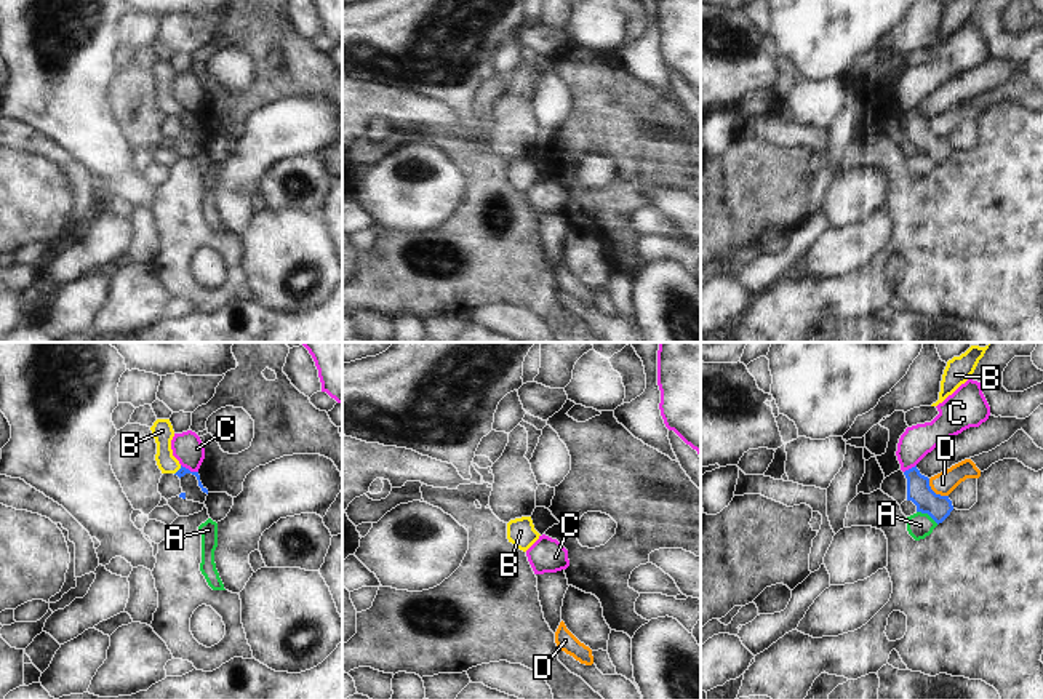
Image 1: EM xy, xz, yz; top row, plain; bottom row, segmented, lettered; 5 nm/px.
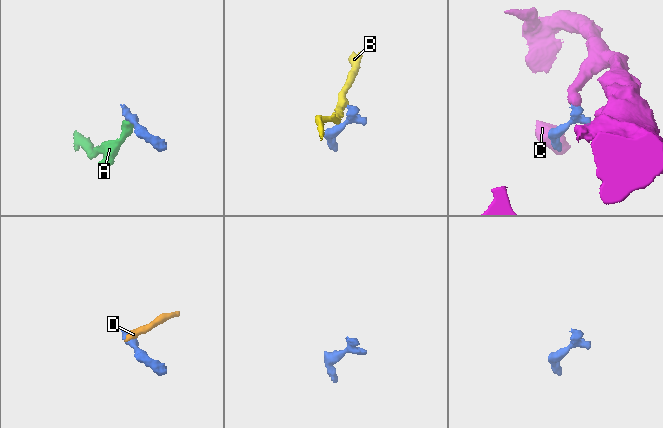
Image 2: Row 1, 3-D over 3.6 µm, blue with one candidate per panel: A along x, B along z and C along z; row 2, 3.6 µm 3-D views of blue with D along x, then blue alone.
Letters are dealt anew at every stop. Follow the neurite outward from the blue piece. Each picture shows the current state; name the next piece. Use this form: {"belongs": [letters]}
{"belongs": ["B"]}

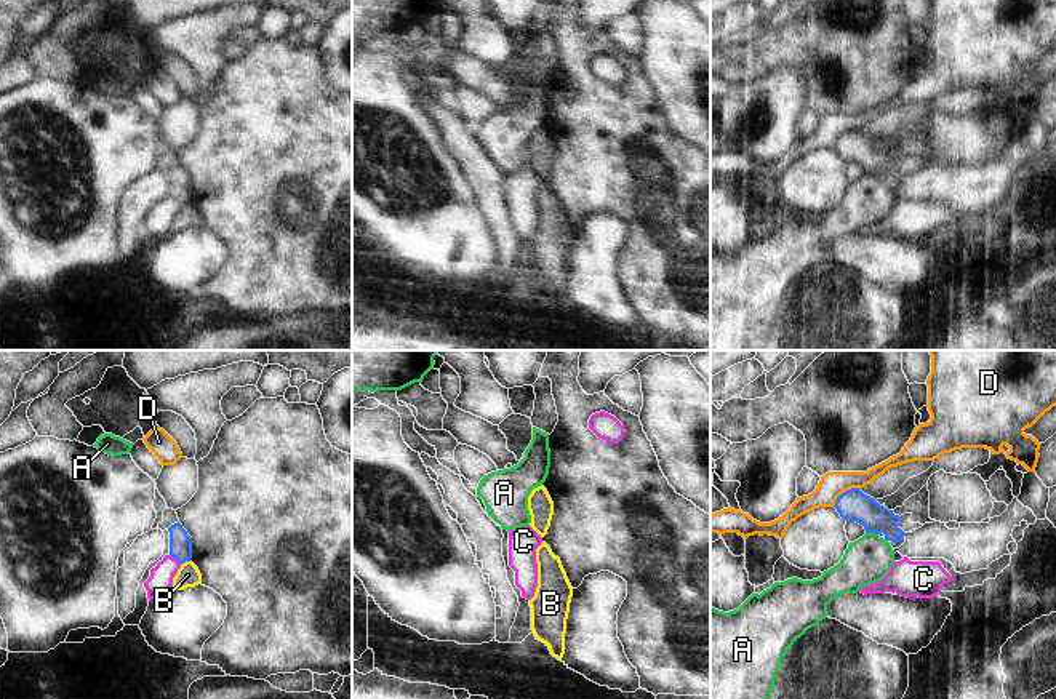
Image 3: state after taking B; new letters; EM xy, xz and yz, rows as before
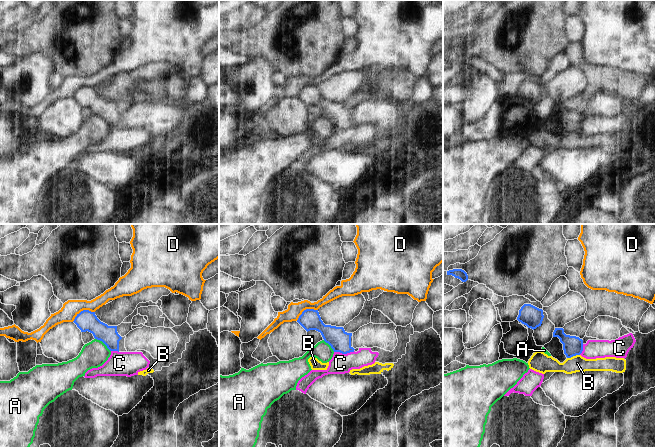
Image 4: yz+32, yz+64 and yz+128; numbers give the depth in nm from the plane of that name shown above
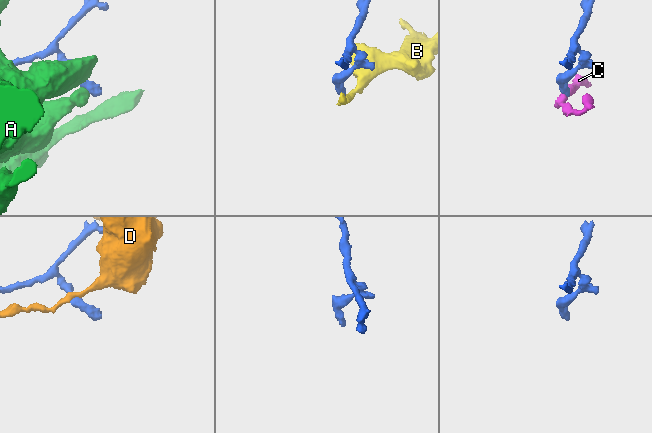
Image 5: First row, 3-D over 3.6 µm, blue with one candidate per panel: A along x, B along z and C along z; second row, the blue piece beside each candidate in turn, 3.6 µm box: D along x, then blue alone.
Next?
{"belongs": []}

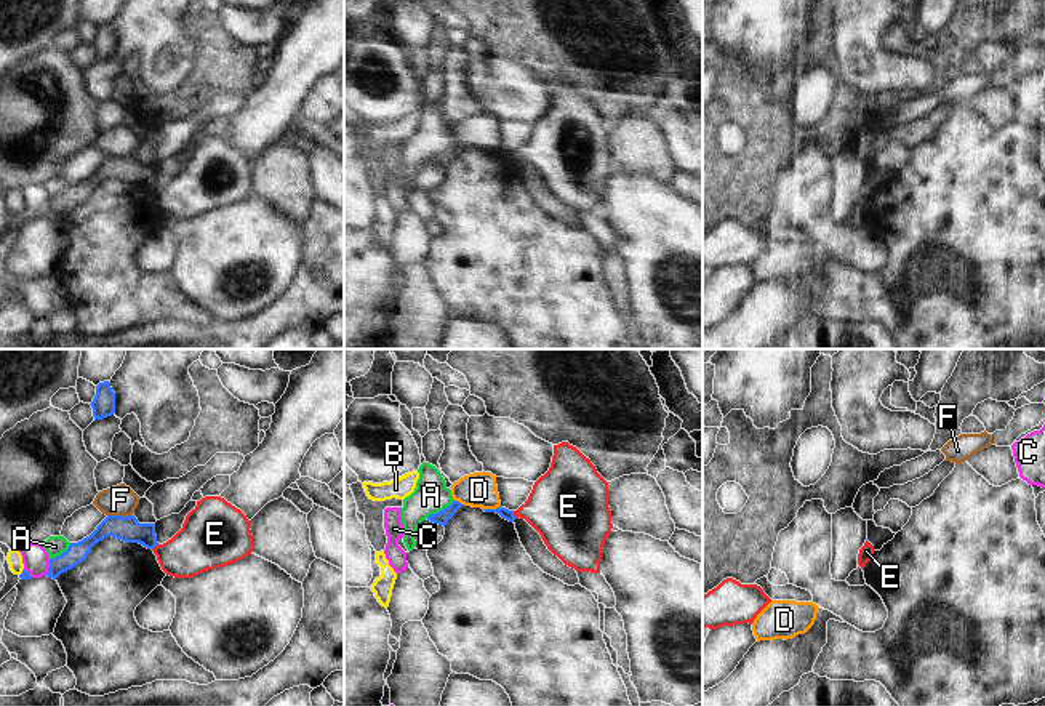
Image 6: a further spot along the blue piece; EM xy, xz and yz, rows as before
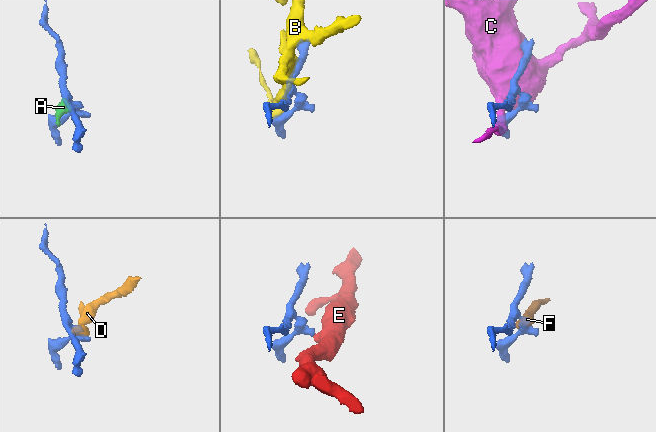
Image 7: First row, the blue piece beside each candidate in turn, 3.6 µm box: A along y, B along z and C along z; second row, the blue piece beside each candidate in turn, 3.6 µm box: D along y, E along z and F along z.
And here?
{"belongs": []}

